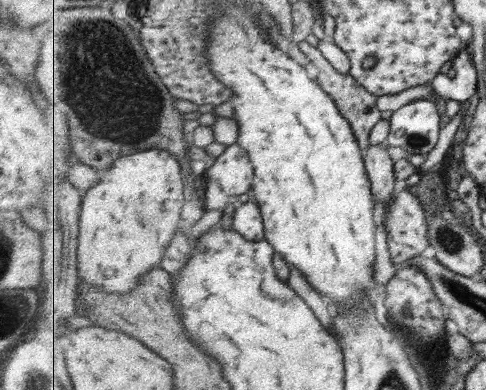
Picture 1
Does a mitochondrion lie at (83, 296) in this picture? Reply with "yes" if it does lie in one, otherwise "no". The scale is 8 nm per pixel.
no

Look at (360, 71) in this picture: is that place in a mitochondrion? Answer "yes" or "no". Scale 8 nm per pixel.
no

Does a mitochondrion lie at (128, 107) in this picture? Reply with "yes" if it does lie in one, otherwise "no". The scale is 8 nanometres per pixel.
yes

